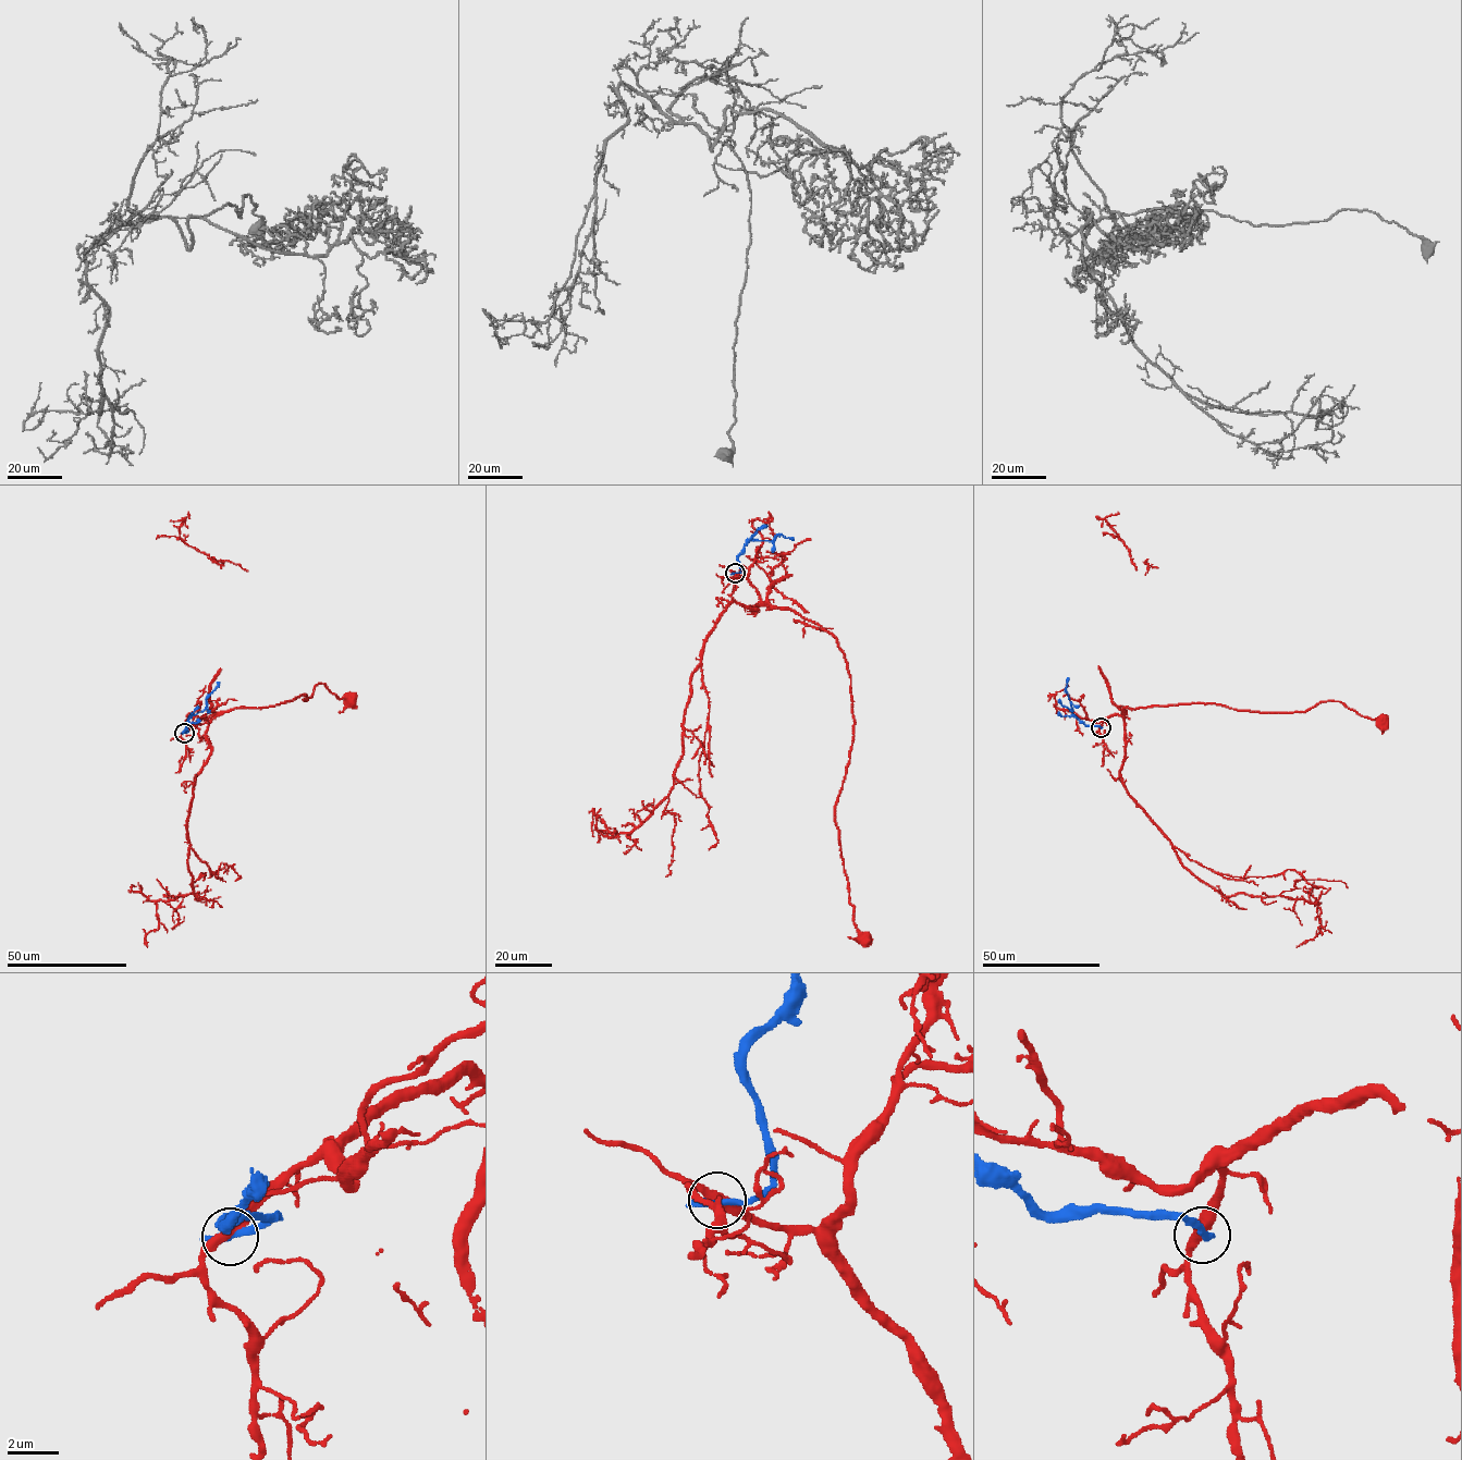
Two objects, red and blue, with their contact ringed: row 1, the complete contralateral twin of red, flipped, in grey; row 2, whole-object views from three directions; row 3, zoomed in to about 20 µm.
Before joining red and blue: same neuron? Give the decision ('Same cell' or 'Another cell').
Another cell

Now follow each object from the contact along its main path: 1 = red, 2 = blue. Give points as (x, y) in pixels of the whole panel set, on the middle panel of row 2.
1: (734, 573), (746, 577), (768, 605), (819, 624), (844, 654), (854, 734), (835, 823), (848, 900), (863, 939)
2: (734, 573), (740, 571), (737, 555), (749, 540), (772, 541), (783, 536), (791, 539)

